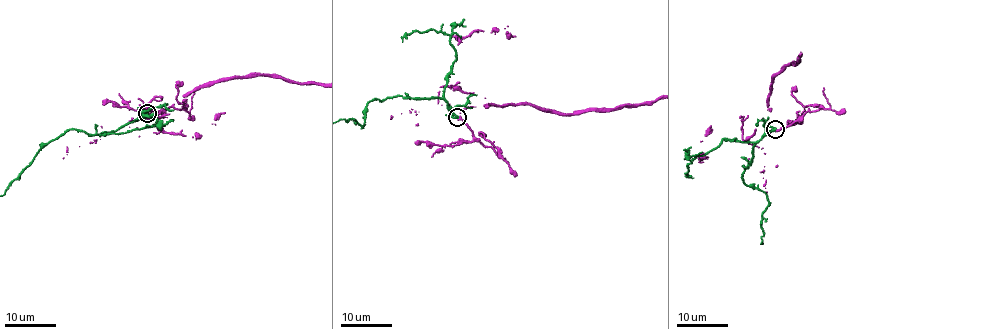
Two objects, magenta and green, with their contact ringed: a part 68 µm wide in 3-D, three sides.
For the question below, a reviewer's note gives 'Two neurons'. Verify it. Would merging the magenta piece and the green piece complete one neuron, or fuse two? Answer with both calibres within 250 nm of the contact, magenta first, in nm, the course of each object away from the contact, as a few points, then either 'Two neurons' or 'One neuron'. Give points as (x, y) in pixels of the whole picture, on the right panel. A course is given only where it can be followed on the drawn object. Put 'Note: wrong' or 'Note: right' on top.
Note: right
Thickness 260 nm (magenta) against 260 nm. Course of green: (775, 129), (758, 141), (750, 163), (742, 166), (747, 185), (764, 191), (768, 203), (760, 224), (761, 244). Two neurons

